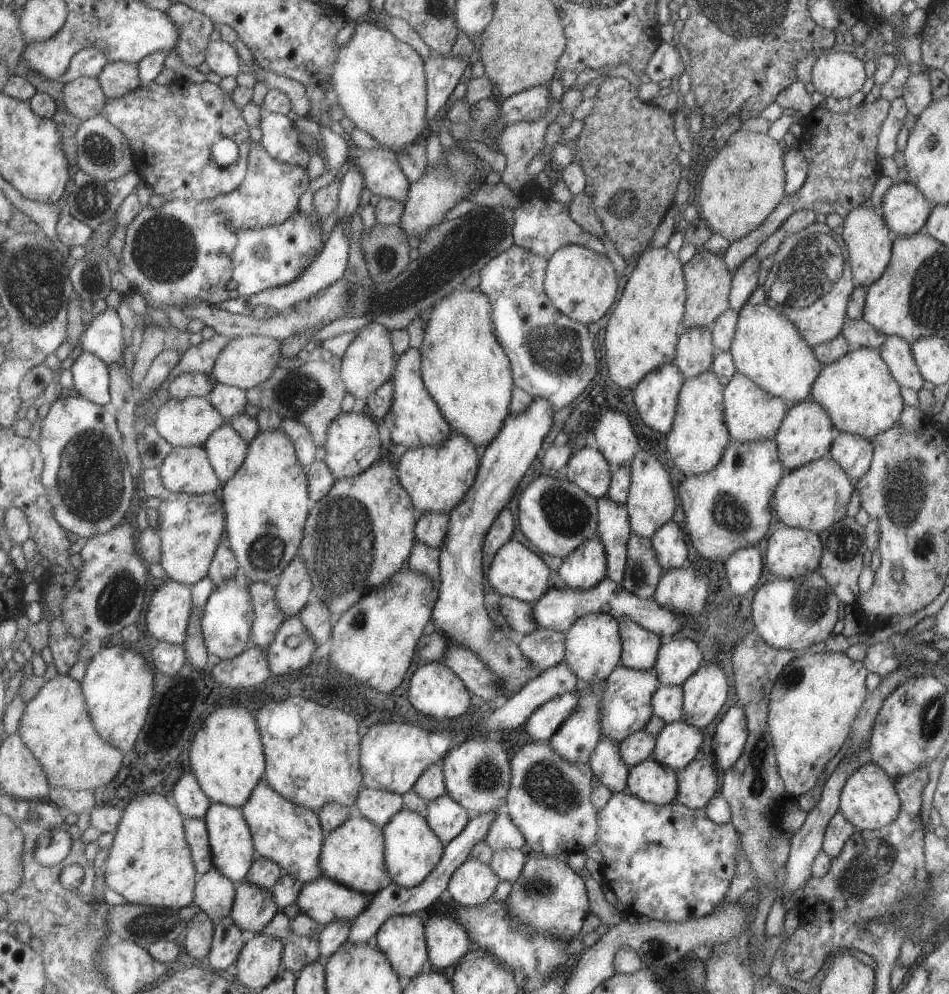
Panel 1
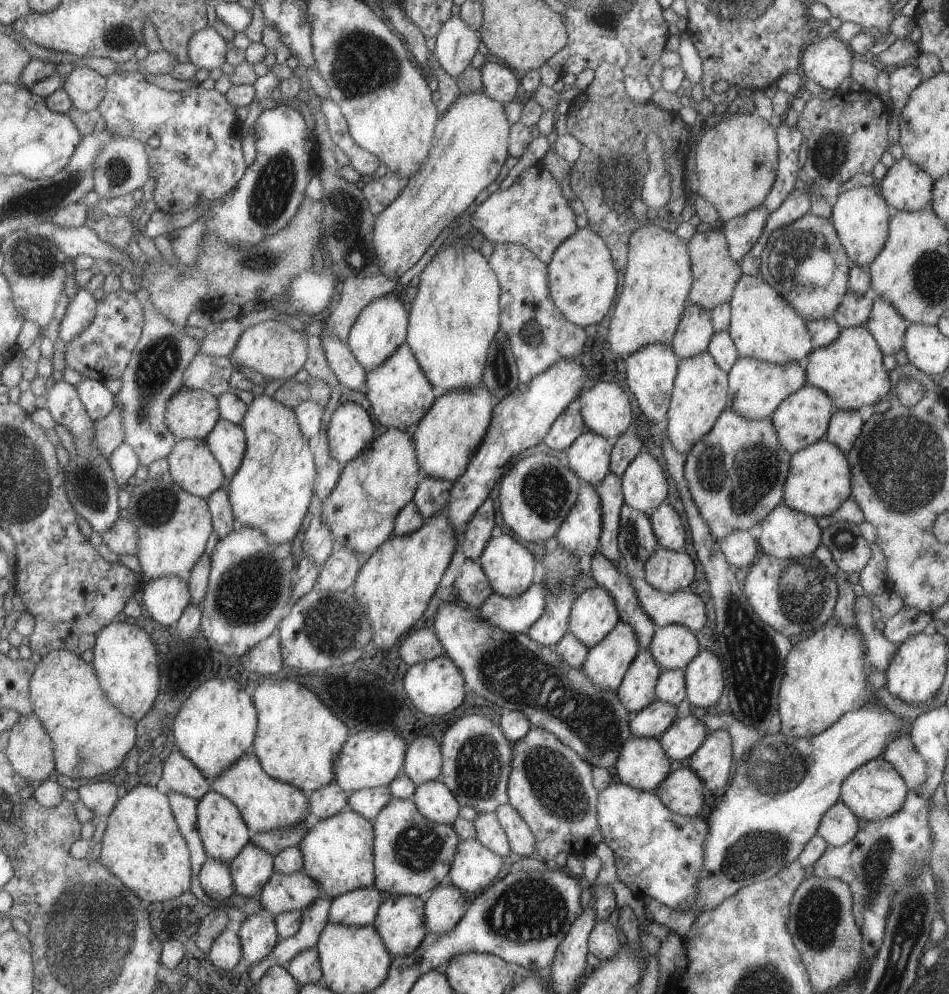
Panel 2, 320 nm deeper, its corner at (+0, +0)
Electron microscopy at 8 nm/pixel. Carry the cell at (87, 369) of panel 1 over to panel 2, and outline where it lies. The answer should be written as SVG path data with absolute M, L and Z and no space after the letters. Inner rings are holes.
M82 377L77 384L74 385L77 390L77 396L87 416L91 421L103 419L105 414L111 412L114 404L114 396L101 384L101 382Z

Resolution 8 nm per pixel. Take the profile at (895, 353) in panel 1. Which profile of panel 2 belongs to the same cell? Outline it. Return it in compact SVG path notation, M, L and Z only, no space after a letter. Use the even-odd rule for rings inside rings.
M872 295L872 308L864 327L875 340L882 355L894 355L903 348L903 336L908 322L903 320L891 304Z

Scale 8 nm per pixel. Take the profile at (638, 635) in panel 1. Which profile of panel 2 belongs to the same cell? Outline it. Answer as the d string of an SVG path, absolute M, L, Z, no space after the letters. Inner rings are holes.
M597 551L591 556L589 573L593 583L609 592L609 596L615 602L620 621L629 625L635 632L635 640L637 640L640 650L648 650L656 626L641 610L637 596L631 590L630 577L623 570L622 565L611 564L611 560L607 560Z

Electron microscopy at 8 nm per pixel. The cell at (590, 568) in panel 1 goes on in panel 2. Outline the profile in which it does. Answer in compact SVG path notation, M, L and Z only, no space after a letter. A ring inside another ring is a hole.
M581 482L577 500L553 538L565 552L571 552L575 558L593 556L598 551L601 518L597 492L589 484Z

